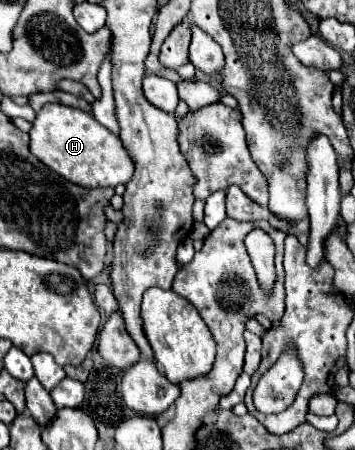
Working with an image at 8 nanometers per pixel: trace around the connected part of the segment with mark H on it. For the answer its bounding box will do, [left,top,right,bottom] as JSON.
[29,103,133,187]

